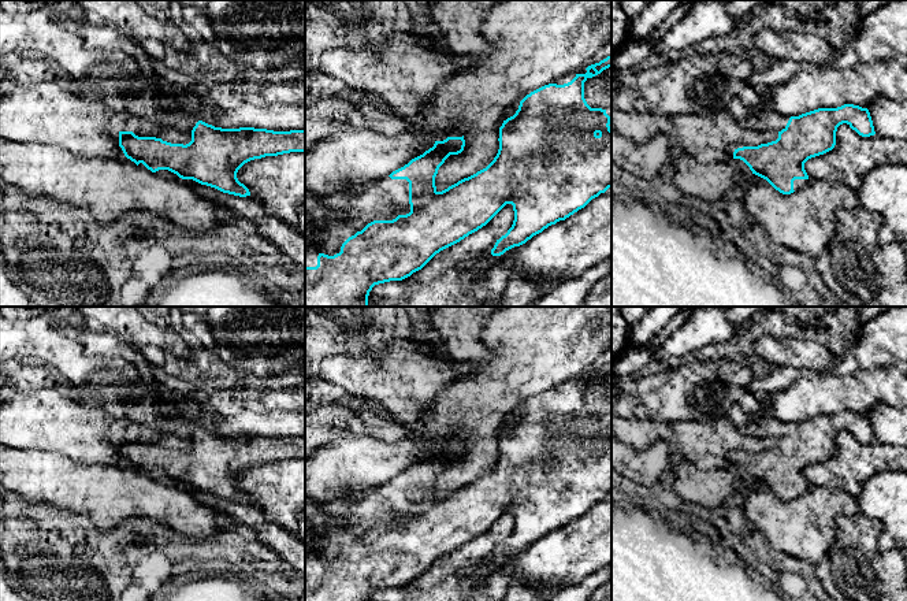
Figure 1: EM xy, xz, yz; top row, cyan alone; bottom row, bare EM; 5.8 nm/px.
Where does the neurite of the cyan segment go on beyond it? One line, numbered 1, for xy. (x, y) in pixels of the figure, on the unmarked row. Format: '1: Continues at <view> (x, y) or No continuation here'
1: No continuation here

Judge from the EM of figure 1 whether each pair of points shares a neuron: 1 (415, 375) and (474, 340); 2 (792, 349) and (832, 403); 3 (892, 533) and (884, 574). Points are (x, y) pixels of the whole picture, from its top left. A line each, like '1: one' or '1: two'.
1: two
2: two
3: two

